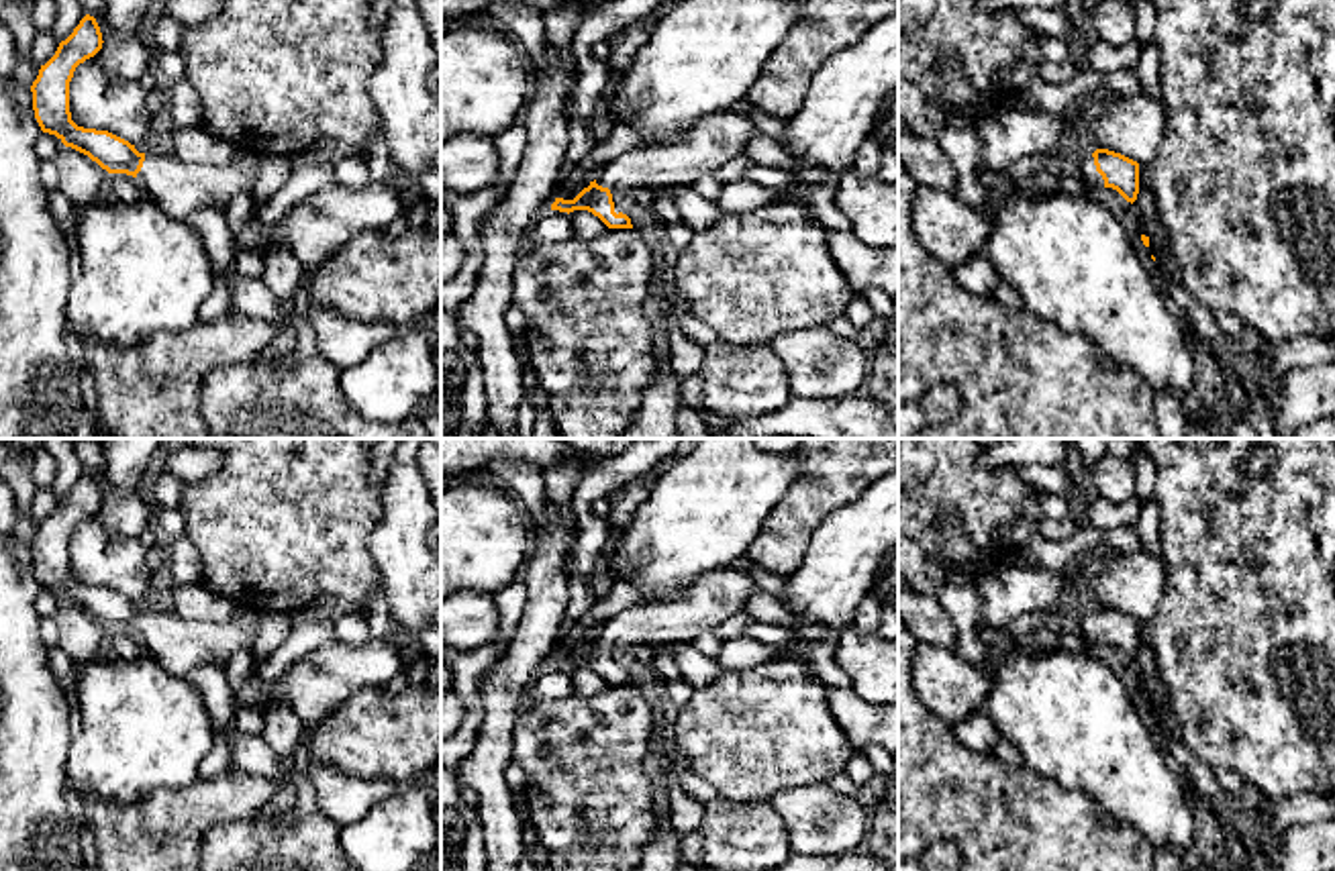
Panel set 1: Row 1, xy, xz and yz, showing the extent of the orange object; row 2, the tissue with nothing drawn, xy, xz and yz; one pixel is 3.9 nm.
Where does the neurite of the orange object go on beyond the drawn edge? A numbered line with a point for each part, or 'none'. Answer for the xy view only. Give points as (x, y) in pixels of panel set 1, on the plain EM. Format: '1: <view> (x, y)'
1: xy (180, 645)

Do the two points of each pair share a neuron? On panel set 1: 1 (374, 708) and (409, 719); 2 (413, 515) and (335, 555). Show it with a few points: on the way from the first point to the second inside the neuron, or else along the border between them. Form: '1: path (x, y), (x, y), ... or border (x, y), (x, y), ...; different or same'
1: path (382, 716), (401, 719); same
2: border (382, 494), (382, 519), (368, 539), (378, 584); different

